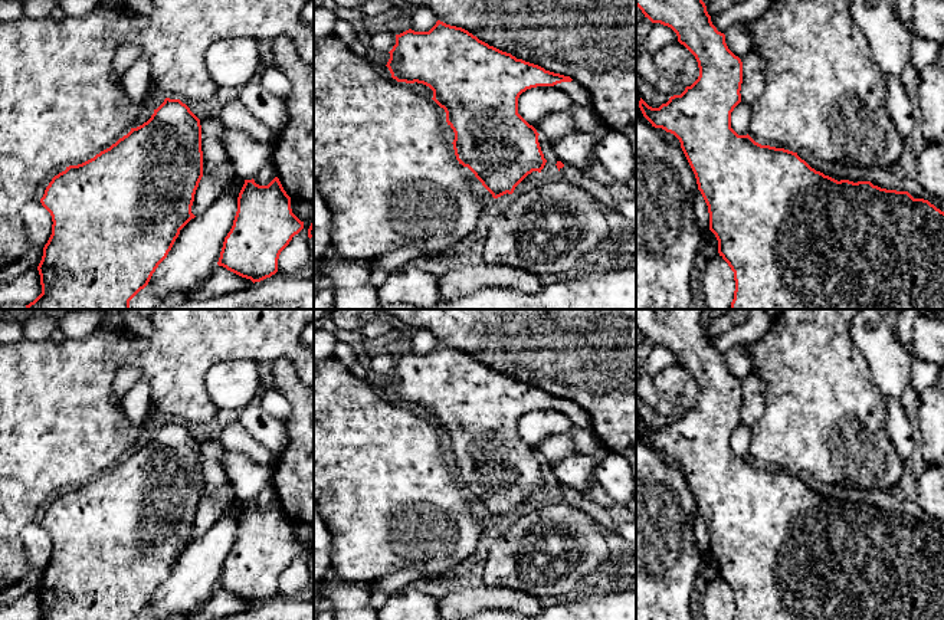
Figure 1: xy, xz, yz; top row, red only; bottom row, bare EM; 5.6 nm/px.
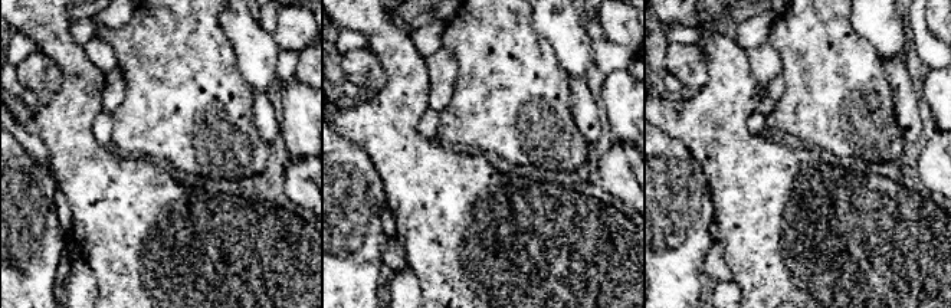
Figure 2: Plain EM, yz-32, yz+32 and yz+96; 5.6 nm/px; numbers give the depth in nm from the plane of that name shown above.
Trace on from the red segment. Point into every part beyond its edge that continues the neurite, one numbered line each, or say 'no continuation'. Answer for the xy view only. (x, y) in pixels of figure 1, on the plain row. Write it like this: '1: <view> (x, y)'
no continuation

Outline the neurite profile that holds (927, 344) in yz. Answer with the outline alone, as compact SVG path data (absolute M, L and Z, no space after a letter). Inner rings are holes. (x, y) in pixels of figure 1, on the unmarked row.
M918 315L912 328L909 352L922 361L944 365L944 322Z

